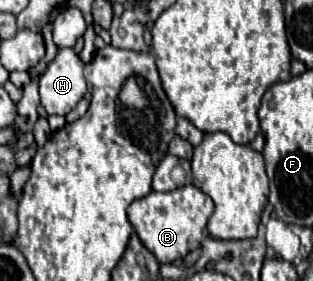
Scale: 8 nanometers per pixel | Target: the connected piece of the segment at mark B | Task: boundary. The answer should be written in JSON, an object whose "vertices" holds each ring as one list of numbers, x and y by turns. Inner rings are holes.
{"vertices":[[195,185,177,187,165,193,151,191,147,197,133,201,127,209,127,217,133,229,137,231,143,245,157,257,159,263,179,261,189,251,197,249,201,245,201,239,205,237,205,225,211,213,213,213,211,197,197,189]]}

